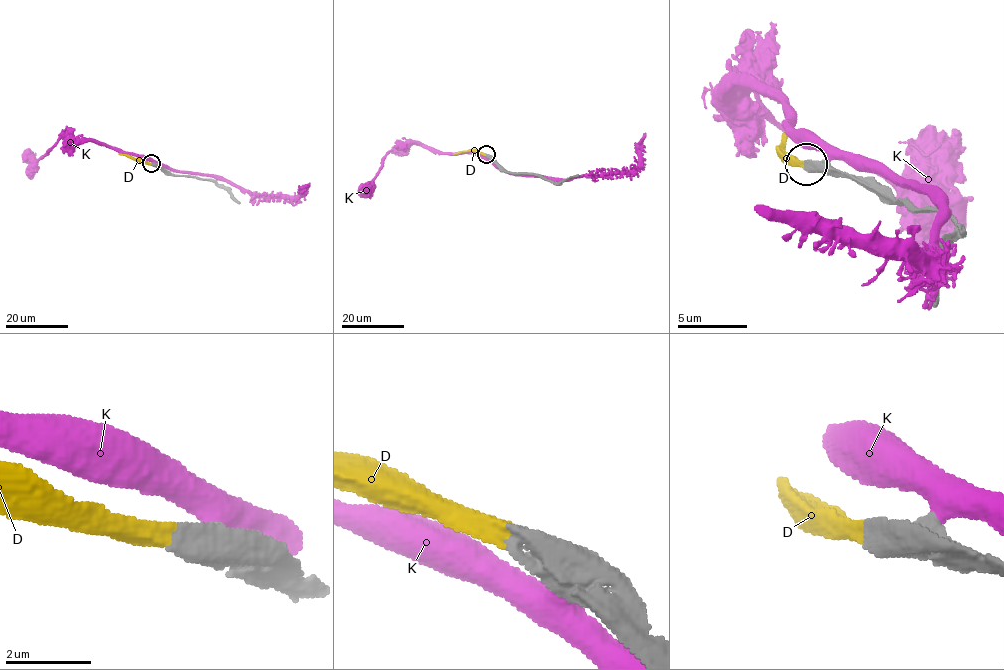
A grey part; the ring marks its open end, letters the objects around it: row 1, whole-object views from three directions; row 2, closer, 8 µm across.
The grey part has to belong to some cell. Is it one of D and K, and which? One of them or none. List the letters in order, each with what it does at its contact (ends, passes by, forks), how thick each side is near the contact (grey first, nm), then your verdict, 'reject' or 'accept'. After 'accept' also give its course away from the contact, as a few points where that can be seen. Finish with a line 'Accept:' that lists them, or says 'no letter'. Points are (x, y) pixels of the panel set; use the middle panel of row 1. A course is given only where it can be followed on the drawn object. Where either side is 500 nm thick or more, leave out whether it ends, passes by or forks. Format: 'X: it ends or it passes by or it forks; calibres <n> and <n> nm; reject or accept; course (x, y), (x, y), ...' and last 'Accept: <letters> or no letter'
D: calibres 600 and 400 nm; accept; course (486, 155), (472, 151), (453, 154)
K: calibres 500 and 600 nm; reject
Accept: D

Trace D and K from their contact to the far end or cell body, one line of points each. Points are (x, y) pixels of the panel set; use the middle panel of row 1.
D: (486, 155), (472, 151), (453, 154)
K: (490, 159), (512, 173), (561, 179), (603, 175), (610, 171), (632, 171), (637, 165), (645, 133)

